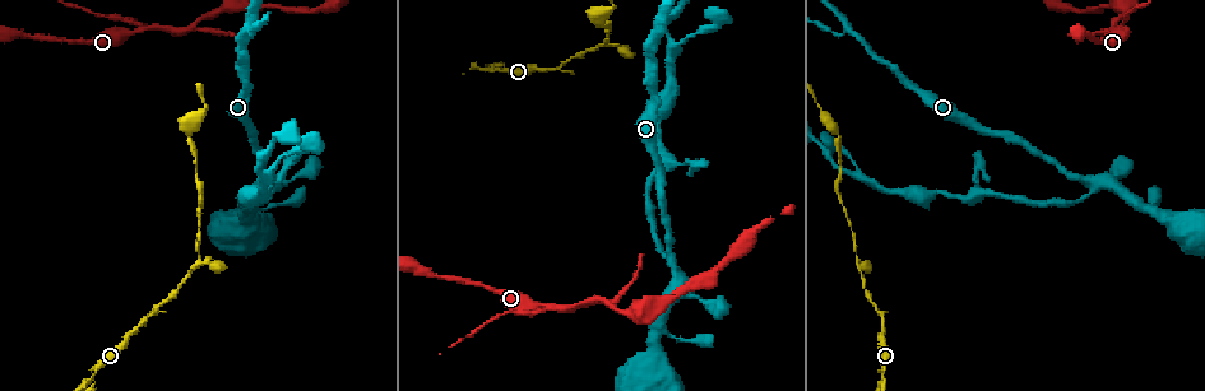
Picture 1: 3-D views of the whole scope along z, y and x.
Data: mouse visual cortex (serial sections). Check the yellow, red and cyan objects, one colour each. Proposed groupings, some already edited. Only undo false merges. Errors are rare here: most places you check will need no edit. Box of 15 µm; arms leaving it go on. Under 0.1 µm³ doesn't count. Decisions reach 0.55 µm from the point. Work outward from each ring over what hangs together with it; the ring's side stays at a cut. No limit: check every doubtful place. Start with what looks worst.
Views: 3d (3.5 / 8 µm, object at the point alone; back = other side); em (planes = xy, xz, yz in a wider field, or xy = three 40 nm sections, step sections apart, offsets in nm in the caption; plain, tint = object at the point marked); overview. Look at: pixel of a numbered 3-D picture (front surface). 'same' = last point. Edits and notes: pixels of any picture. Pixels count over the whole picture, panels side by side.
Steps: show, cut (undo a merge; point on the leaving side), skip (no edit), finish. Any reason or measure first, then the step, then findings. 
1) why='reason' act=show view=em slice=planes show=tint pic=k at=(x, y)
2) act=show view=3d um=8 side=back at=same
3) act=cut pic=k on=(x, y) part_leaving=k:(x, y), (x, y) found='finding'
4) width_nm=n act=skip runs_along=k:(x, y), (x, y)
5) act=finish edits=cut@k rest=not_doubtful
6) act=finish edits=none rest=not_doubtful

why='sudden change in width' act=show view=3d um=3.5 pic=1 at=(143, 29)

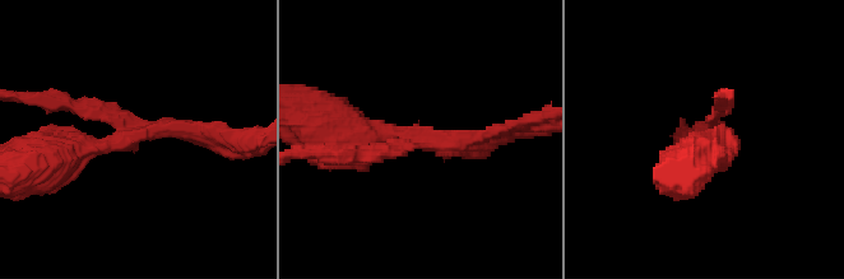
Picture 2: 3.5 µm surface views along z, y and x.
act=show view=em slice=xy step=3 show=tint pic=2 at=(412, 136)

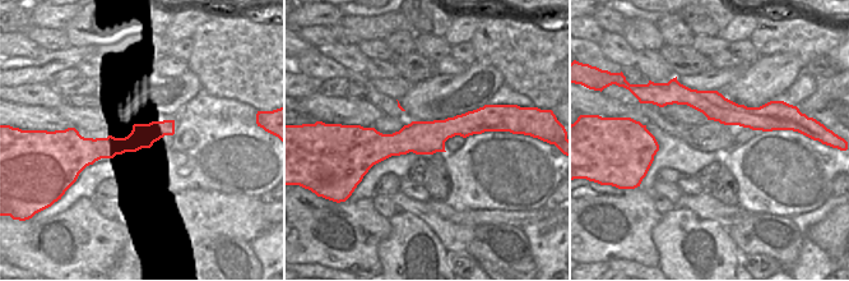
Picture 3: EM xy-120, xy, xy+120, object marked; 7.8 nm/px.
act=skip found='one cell here'

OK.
why='a narrow waist' act=show view=3d um=3.5 pic=1 at=(200, 255)

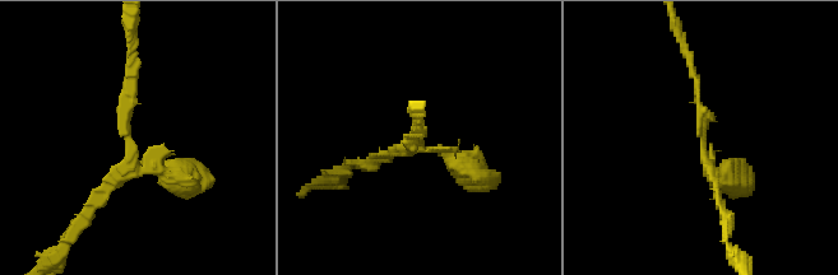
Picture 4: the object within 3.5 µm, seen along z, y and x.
act=show view=em slice=xy step=1 show=tint pic=4 at=(130, 143)

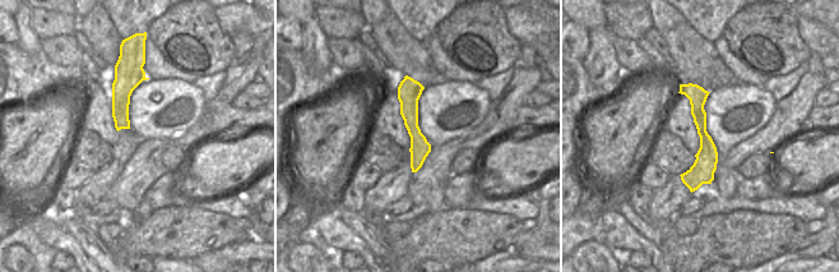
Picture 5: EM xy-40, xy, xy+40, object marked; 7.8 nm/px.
act=skip runs_along=4:(89, 211), (133, 157), (129, 59) found='continuous, no second cell'

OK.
why='arms part here' act=show view=3d um=3.5 pic=1 at=(846, 29)

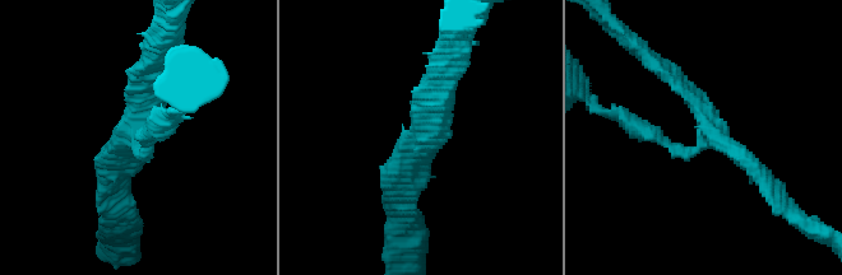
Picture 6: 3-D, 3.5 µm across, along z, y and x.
act=show view=em slice=xy step=1 show=tint pic=6 at=(711, 136)

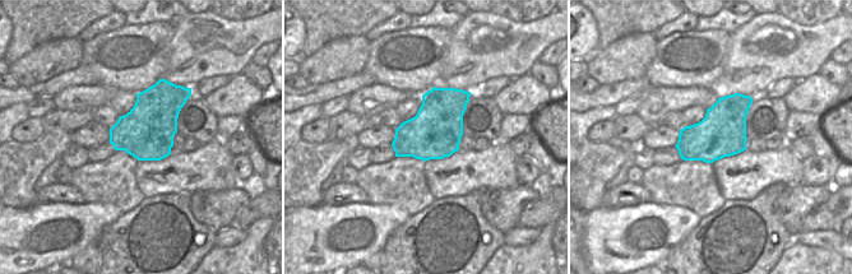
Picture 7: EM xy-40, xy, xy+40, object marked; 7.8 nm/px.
width_nm=420 act=skip runs_along=6:(771, 185), (712, 135), (662, 68) found='all the same cell'

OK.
act=finish edits=none rest=not_doubtful

